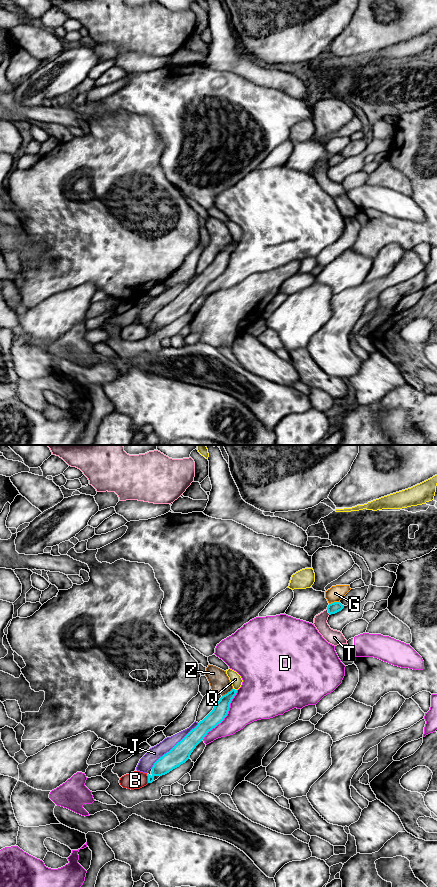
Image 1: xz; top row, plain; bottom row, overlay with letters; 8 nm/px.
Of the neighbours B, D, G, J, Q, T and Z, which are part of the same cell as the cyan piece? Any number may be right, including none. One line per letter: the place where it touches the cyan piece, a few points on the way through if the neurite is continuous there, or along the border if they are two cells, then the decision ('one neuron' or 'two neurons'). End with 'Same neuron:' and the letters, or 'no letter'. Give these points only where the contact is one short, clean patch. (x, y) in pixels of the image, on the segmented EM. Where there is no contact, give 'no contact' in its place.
B: meets cyan in xz at (148, 778); two neurons
D: meets cyan in xz at (226, 715); two neurons
G: meets cyan in xz at (334, 602); two neurons
J: meets cyan in xz at (174, 746); two neurons
Q: meets cyan in xz at (234, 689); two neurons
T: meets cyan in xz at (328, 612); border along xz (326, 609), (330, 614); two neurons
Z: meets cyan in xz at (228, 692); two neurons
Same neuron: no letter

